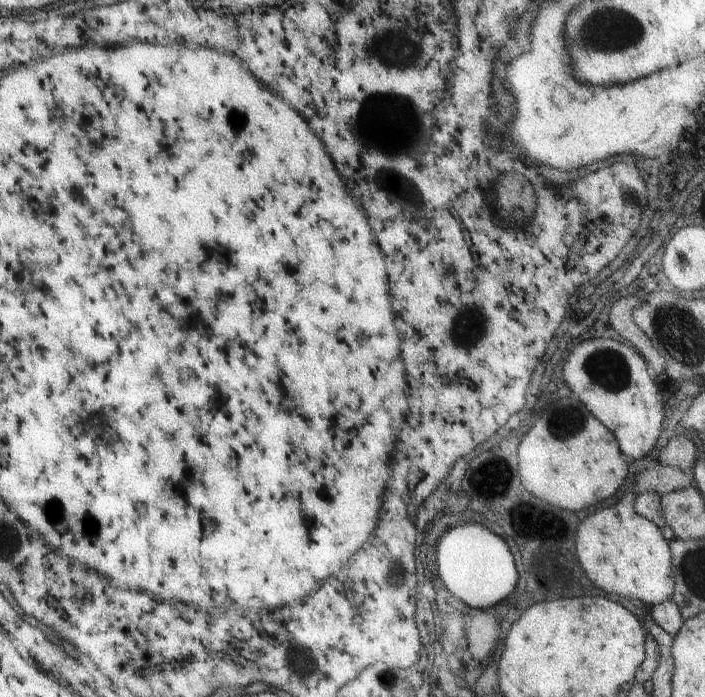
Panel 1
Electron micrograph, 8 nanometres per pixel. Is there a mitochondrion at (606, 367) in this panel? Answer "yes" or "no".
yes

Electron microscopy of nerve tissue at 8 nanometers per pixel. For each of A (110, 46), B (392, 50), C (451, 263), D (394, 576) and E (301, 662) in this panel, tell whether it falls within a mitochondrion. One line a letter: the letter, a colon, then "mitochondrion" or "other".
A: other
B: mitochondrion
C: other
D: mitochondrion
E: mitochondrion

